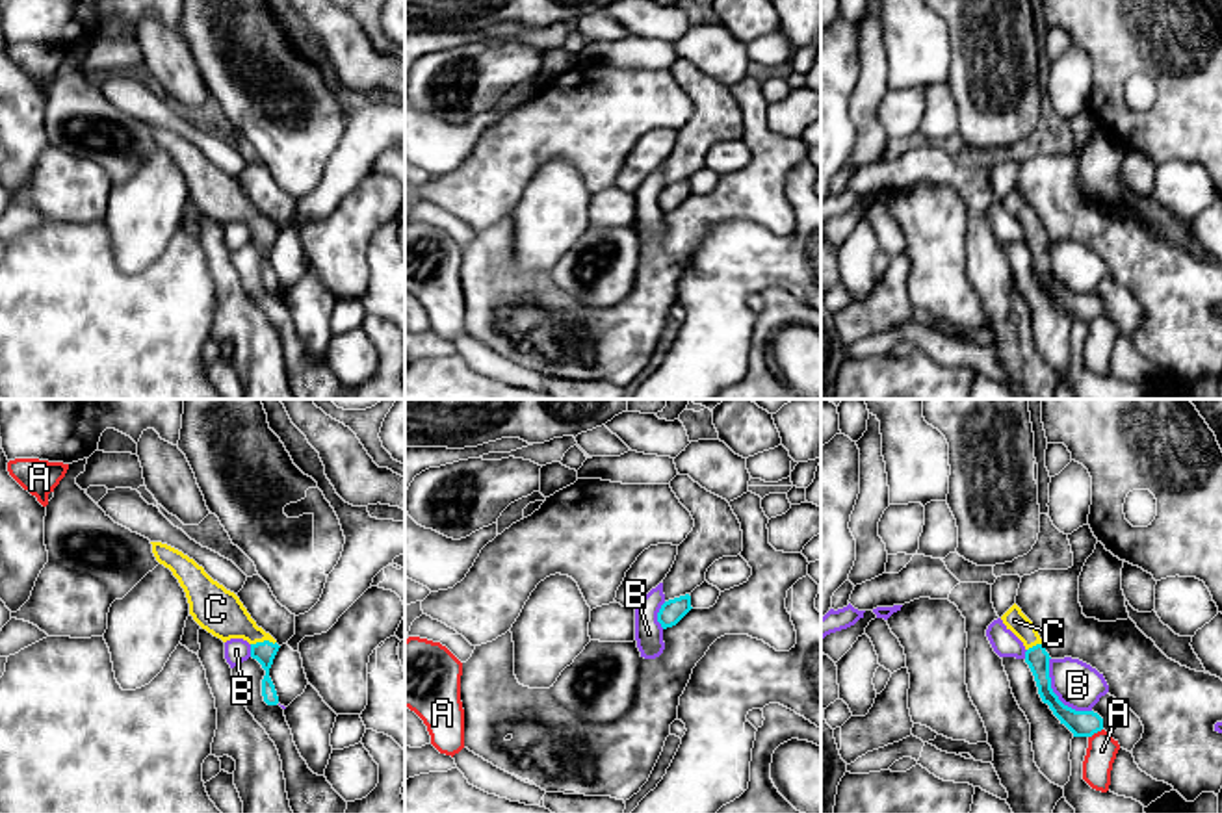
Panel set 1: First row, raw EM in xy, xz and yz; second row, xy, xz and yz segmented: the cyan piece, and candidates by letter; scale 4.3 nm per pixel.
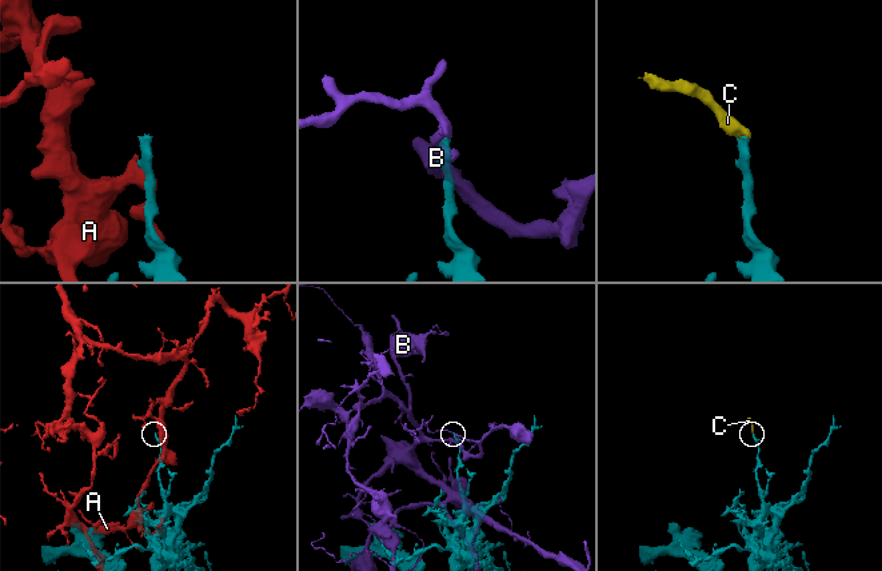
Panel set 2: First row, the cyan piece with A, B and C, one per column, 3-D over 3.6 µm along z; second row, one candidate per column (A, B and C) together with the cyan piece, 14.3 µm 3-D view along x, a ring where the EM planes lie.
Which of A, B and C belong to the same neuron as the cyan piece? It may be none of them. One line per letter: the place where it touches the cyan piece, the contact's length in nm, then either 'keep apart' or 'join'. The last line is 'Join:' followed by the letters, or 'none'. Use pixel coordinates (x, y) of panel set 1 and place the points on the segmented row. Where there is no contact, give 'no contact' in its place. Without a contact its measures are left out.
A: contact yz (1094, 732); length 80 nm; keep apart
B: contact yz (1055, 695); length 300 nm; keep apart
C: contact xy (264, 641); length 110 nm; join
Join: C

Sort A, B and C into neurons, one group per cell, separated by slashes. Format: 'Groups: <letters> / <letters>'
Groups: A / B / C

